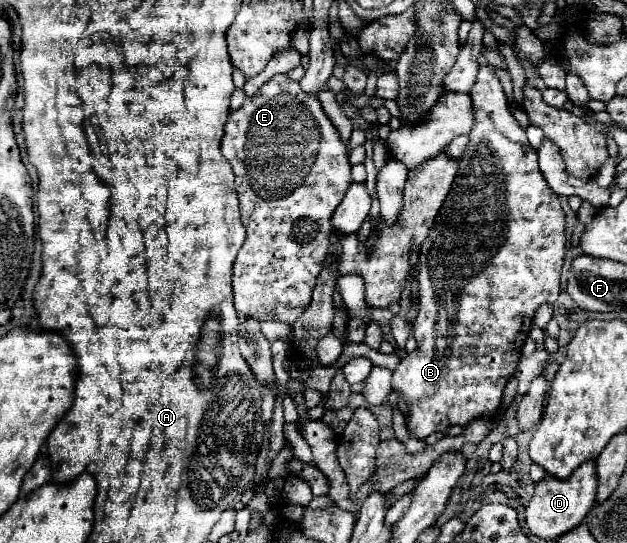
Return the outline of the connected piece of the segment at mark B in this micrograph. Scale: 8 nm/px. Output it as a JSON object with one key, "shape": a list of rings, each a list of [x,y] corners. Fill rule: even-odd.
{"shape":[[[491,65],[487,67],[479,67],[477,73],[477,81],[469,91],[471,101],[473,101],[473,113],[475,113],[475,125],[469,133],[469,147],[465,149],[463,157],[459,159],[459,169],[455,175],[455,181],[451,185],[449,195],[445,197],[431,233],[427,235],[427,241],[421,245],[421,255],[419,255],[419,315],[417,321],[413,325],[413,337],[417,339],[417,351],[405,355],[399,365],[393,371],[393,393],[395,395],[403,395],[409,399],[411,403],[411,415],[407,421],[407,431],[411,437],[415,439],[425,439],[431,433],[437,431],[447,431],[451,425],[459,425],[459,427],[467,427],[473,419],[479,419],[483,415],[493,415],[499,409],[501,403],[501,395],[503,389],[507,385],[507,381],[513,377],[519,357],[521,357],[521,347],[531,331],[531,323],[533,317],[537,313],[537,309],[541,305],[553,305],[559,297],[559,277],[561,277],[561,267],[563,267],[563,259],[565,259],[565,251],[567,251],[567,239],[565,239],[565,213],[561,209],[561,203],[557,199],[557,195],[553,193],[553,189],[547,185],[547,181],[543,179],[539,165],[537,165],[537,151],[529,145],[525,129],[521,129],[515,121],[515,117],[509,111],[509,103],[505,99],[503,87],[499,83],[499,77],[495,75],[495,71],[491,69]]]}

